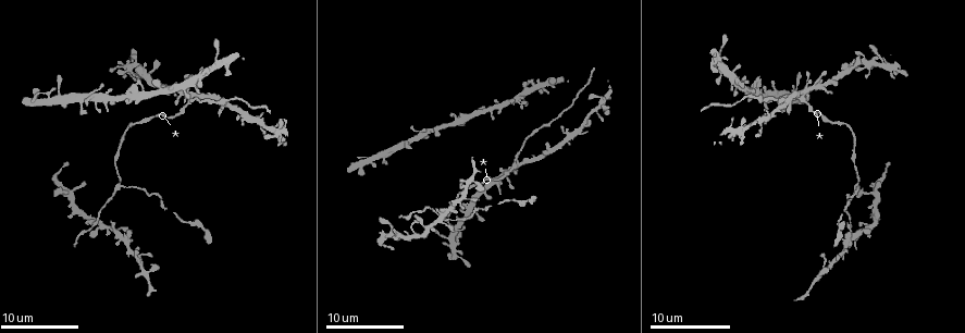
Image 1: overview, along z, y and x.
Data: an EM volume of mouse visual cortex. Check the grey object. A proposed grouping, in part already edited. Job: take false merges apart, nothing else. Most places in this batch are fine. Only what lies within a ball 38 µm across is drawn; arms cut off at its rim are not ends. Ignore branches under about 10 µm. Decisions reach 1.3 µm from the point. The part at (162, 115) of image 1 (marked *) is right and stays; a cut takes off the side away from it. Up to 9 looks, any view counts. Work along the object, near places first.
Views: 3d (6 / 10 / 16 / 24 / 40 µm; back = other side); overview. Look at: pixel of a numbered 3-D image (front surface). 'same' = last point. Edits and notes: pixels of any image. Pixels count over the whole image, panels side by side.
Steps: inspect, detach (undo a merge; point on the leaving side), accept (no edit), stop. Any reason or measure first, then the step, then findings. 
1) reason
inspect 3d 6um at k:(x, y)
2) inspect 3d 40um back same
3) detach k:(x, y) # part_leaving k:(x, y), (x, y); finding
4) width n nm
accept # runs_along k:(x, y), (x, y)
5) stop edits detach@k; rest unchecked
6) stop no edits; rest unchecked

calibre changes
inspect 3d 10um at 1:(498, 180)

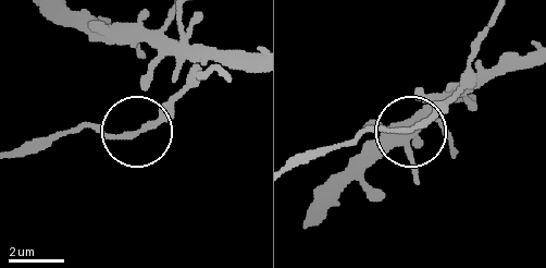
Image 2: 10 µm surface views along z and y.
accept # runs_along 2:(371, 132), (410, 130), (471, 77); all the same neuron

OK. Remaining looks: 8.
inspect 3d 10um at 1:(209, 102)

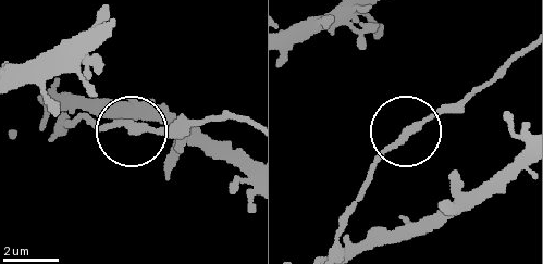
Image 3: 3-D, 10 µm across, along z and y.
closer look
inspect 3d 6um at 3:(134, 129)

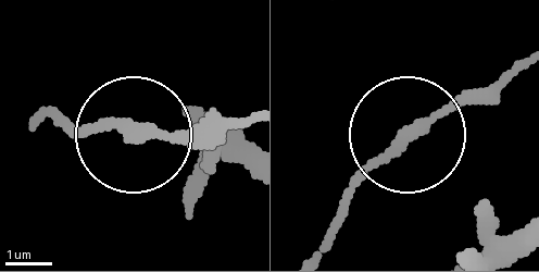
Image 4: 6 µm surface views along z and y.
width 230 nm
accept # runs_along 4:(41, 114), (73, 134), (209, 134), (252, 122); all the same neuron

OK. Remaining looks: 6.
branch point
inspect 3d 6um at 1:(518, 162)

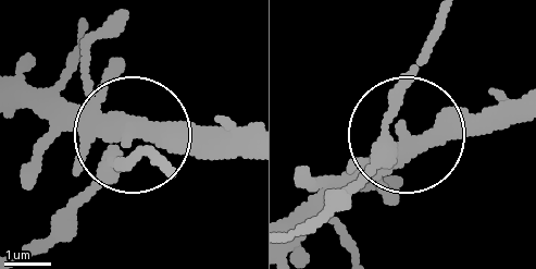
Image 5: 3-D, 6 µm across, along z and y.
side_arm 21 um
accept # runs_along 5:(37, 243), (131, 142), (244, 137); one neuron here

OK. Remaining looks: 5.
inspect 3d 16um at 1:(189, 79)

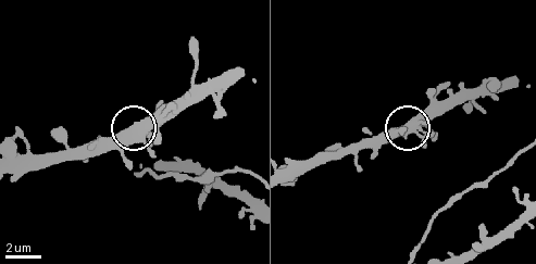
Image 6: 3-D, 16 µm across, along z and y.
arms 4
accept # one neuron here

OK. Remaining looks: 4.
stop no edits; rest unchecked

